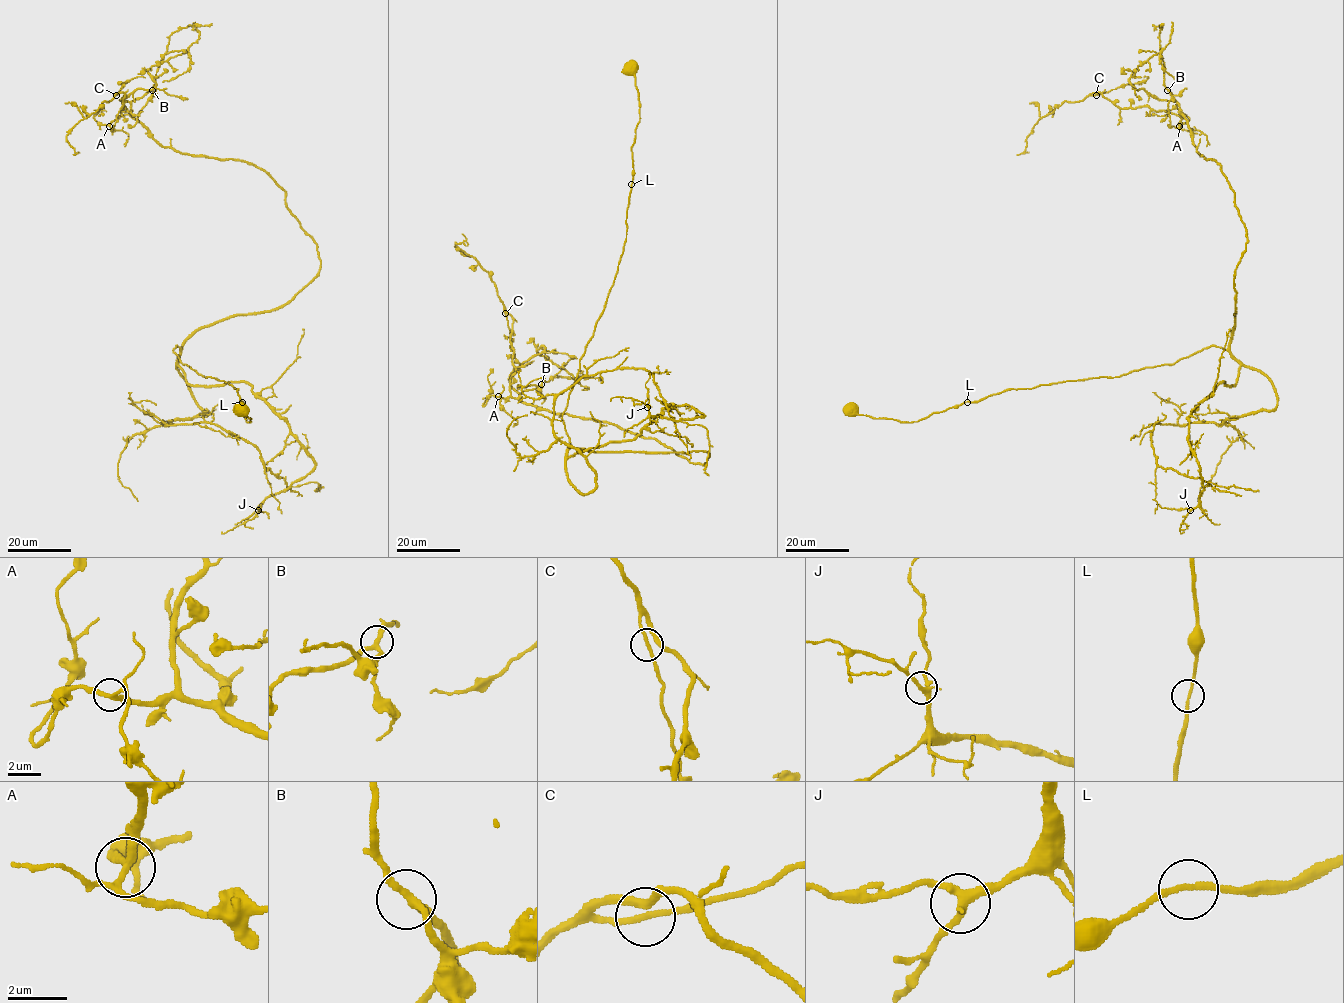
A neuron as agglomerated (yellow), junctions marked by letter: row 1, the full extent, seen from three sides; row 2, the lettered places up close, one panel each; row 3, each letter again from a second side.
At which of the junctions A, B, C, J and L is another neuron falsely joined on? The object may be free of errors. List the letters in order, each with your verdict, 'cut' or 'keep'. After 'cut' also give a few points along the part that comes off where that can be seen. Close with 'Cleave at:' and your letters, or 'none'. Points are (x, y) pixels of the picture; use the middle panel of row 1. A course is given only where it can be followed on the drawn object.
A: keep
B: keep
C: keep
J: keep
L: keep
Cleave at: none

